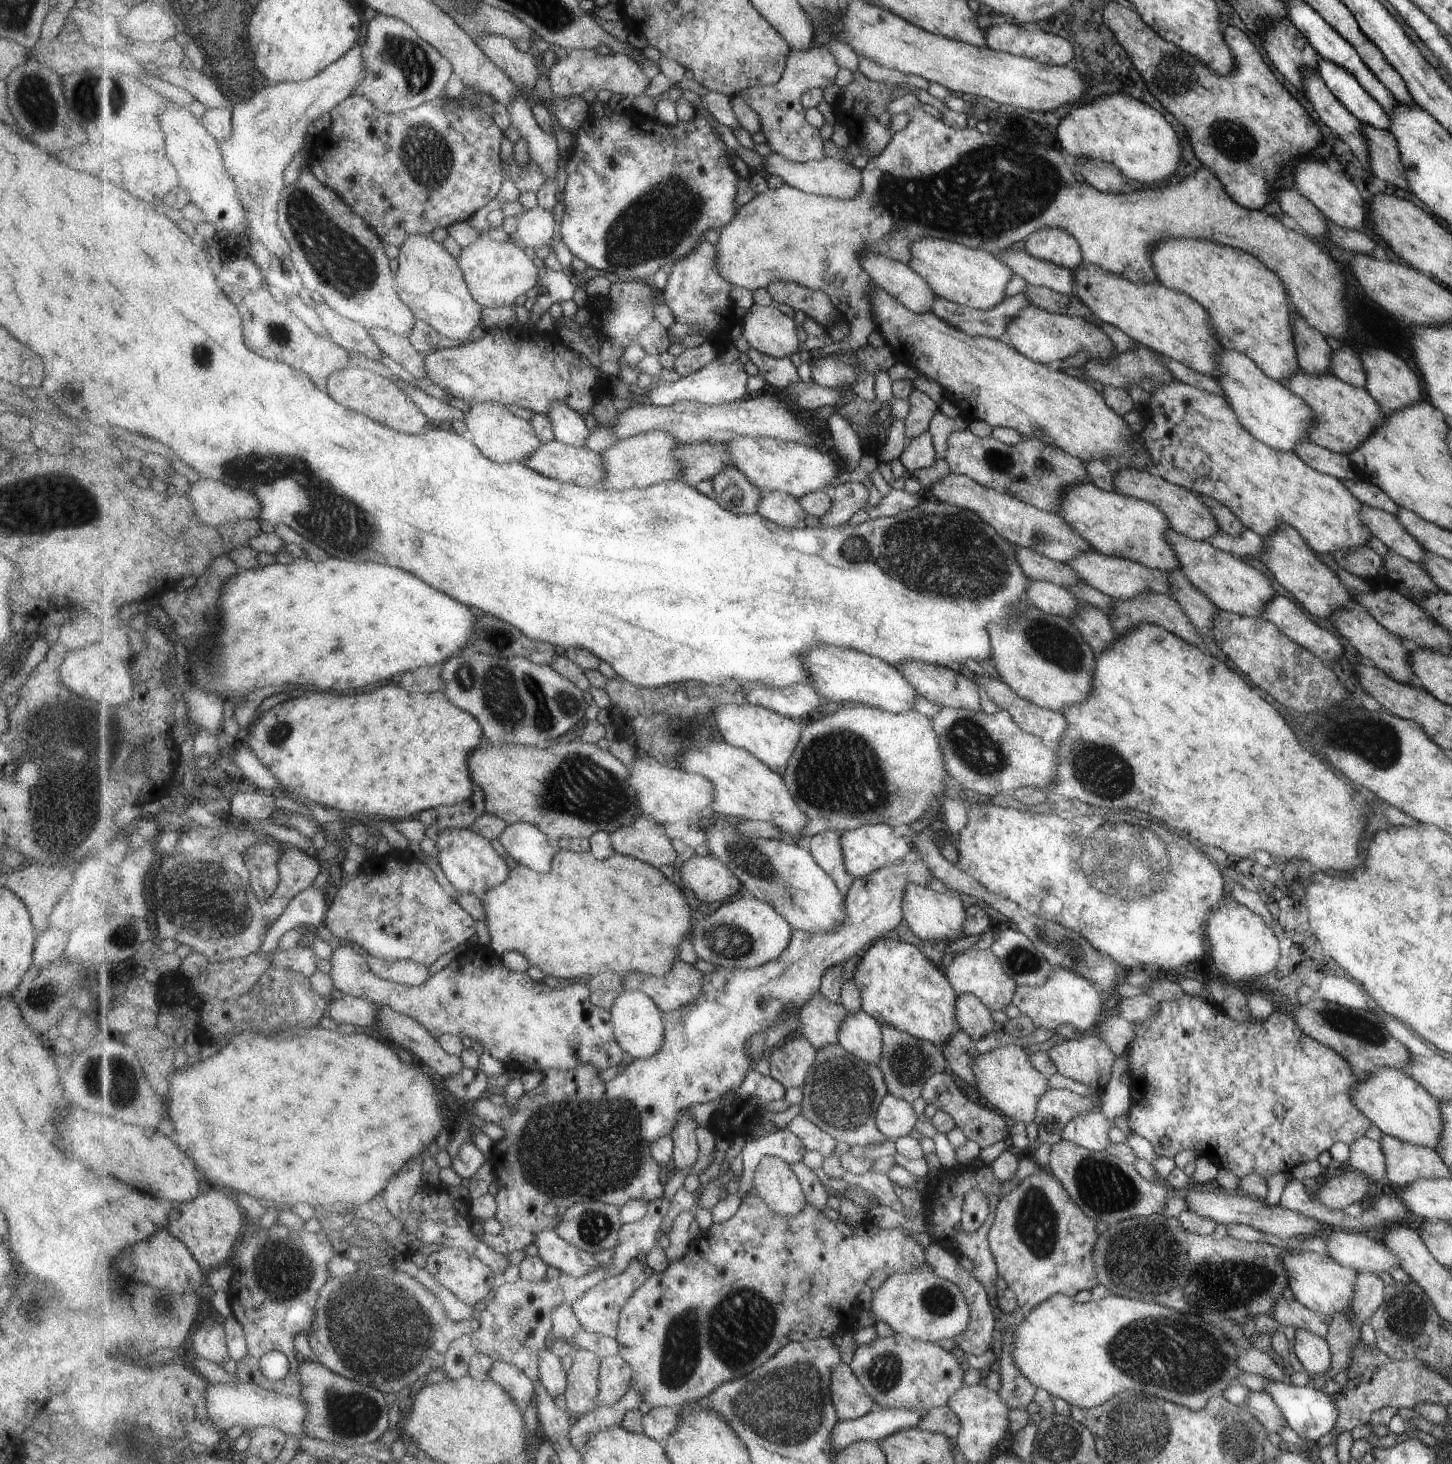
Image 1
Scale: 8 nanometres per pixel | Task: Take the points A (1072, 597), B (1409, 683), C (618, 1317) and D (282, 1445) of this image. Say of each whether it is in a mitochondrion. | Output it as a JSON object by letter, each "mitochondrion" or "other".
{"A":"other","B":"other","C":"other","D":"other"}

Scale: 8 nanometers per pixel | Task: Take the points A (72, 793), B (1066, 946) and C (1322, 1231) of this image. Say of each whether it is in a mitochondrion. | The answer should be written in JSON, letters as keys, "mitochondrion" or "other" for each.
{"A":"mitochondrion","B":"mitochondrion","C":"other"}

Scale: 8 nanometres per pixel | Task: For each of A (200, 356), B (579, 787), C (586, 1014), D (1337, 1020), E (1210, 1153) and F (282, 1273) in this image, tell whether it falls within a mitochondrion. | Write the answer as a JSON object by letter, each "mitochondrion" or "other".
{"A":"mitochondrion","B":"mitochondrion","C":"other","D":"mitochondrion","E":"other","F":"mitochondrion"}

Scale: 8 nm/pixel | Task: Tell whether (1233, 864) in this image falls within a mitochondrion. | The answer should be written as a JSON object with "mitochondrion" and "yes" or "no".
{"mitochondrion":"no"}

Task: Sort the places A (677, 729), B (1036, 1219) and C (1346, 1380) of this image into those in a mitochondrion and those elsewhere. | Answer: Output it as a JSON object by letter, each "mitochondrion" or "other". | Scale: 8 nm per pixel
{"A":"mitochondrion","B":"mitochondrion","C":"other"}

